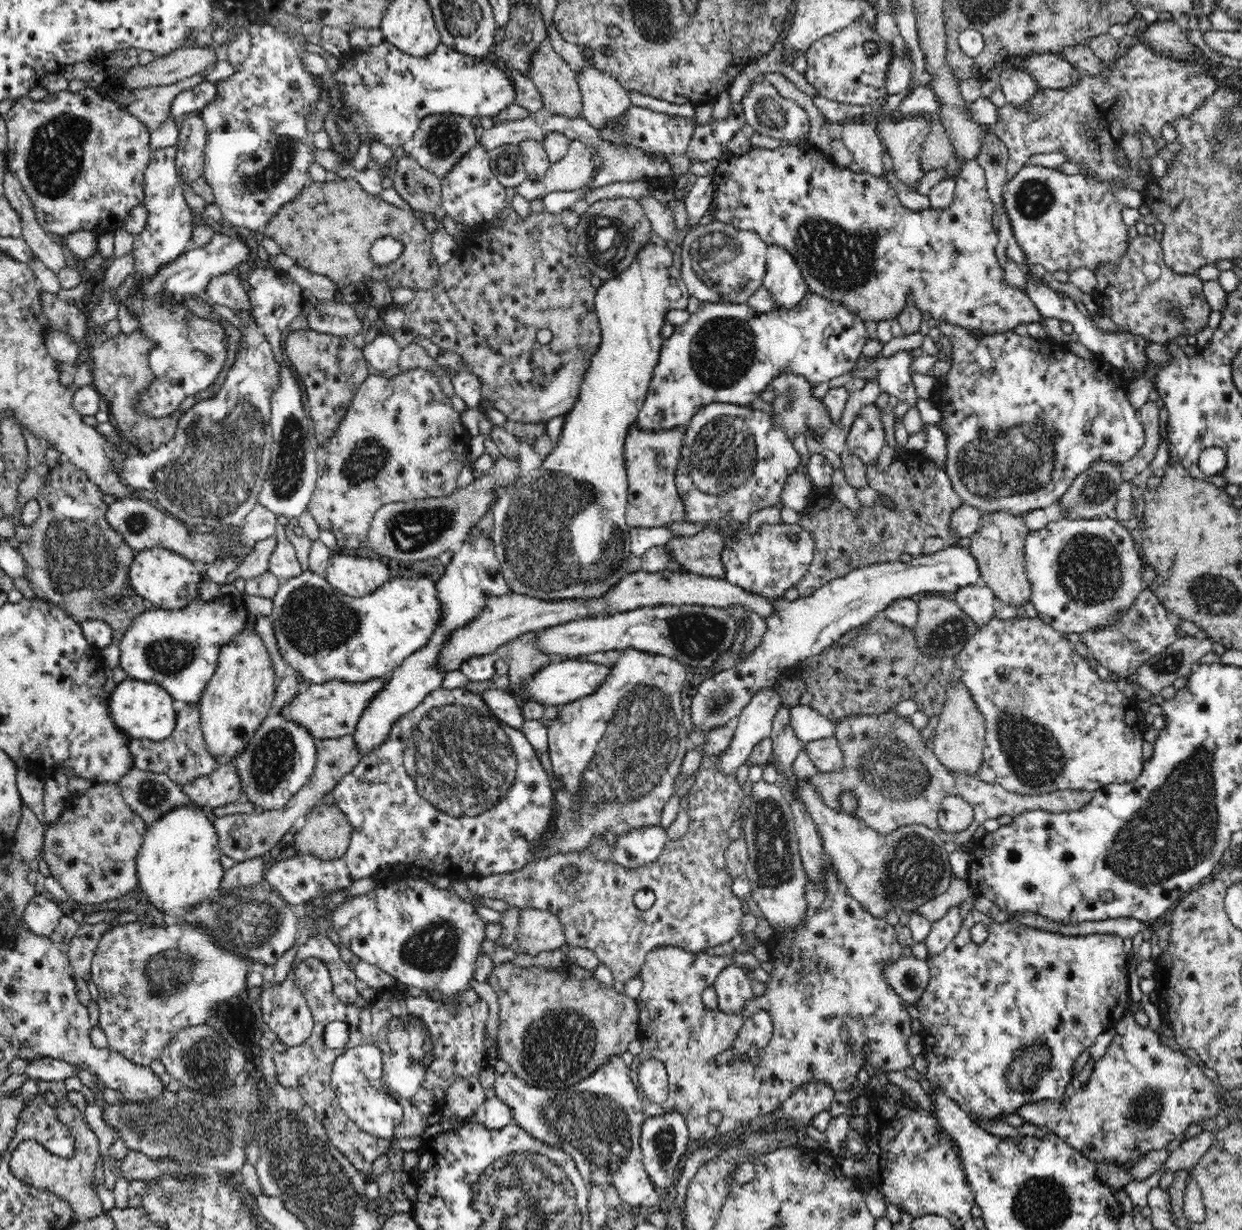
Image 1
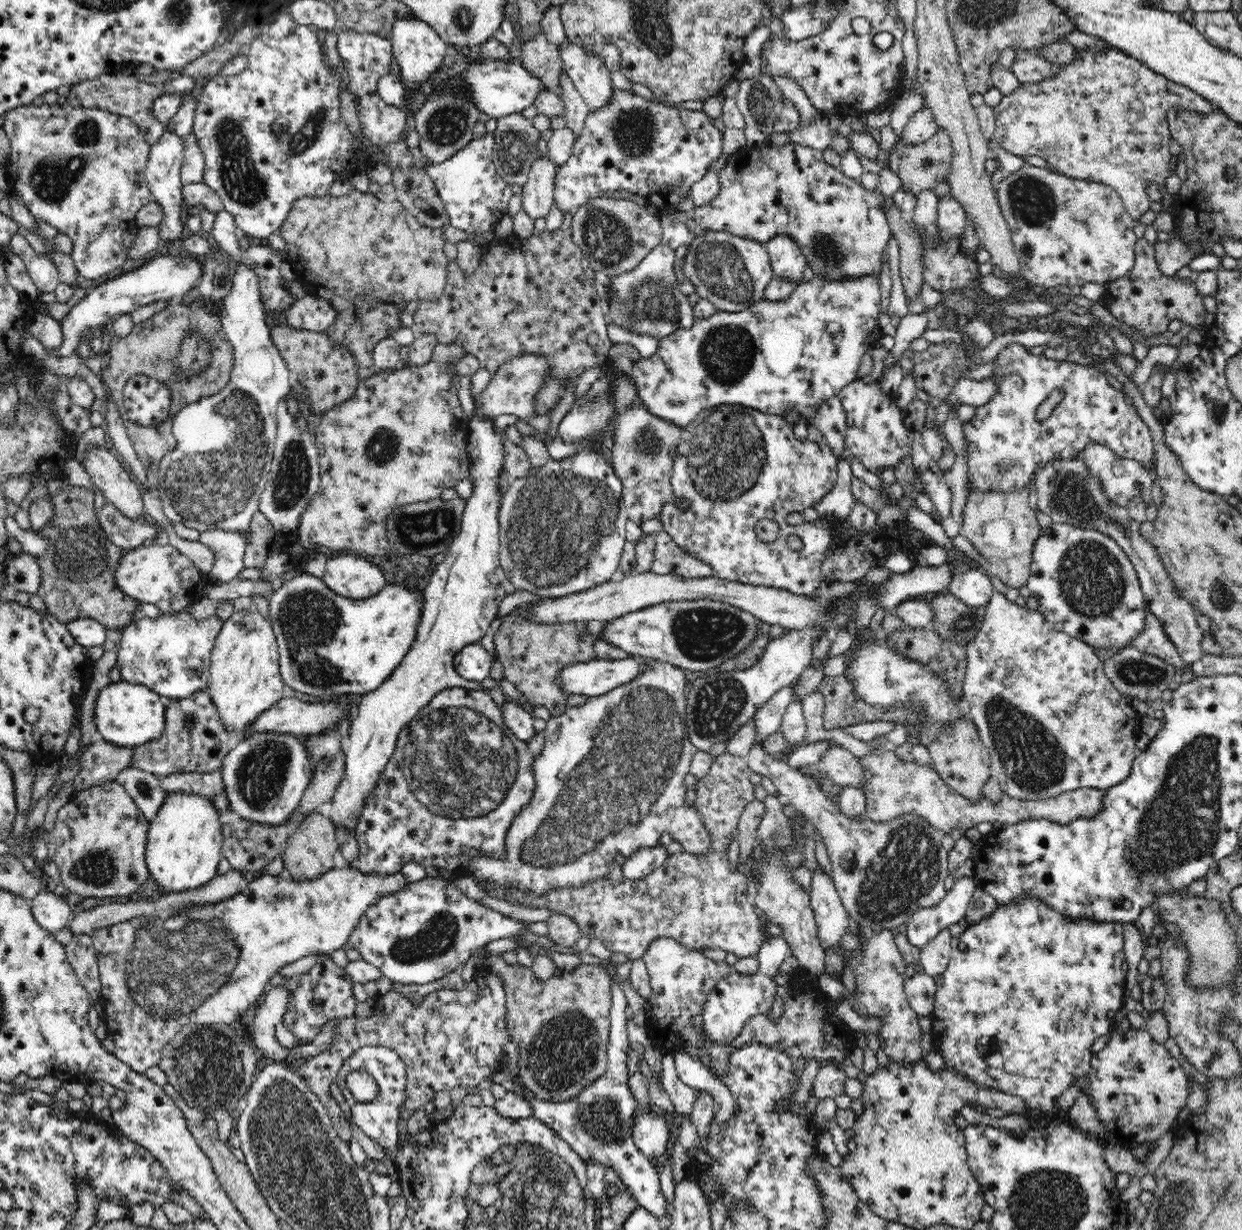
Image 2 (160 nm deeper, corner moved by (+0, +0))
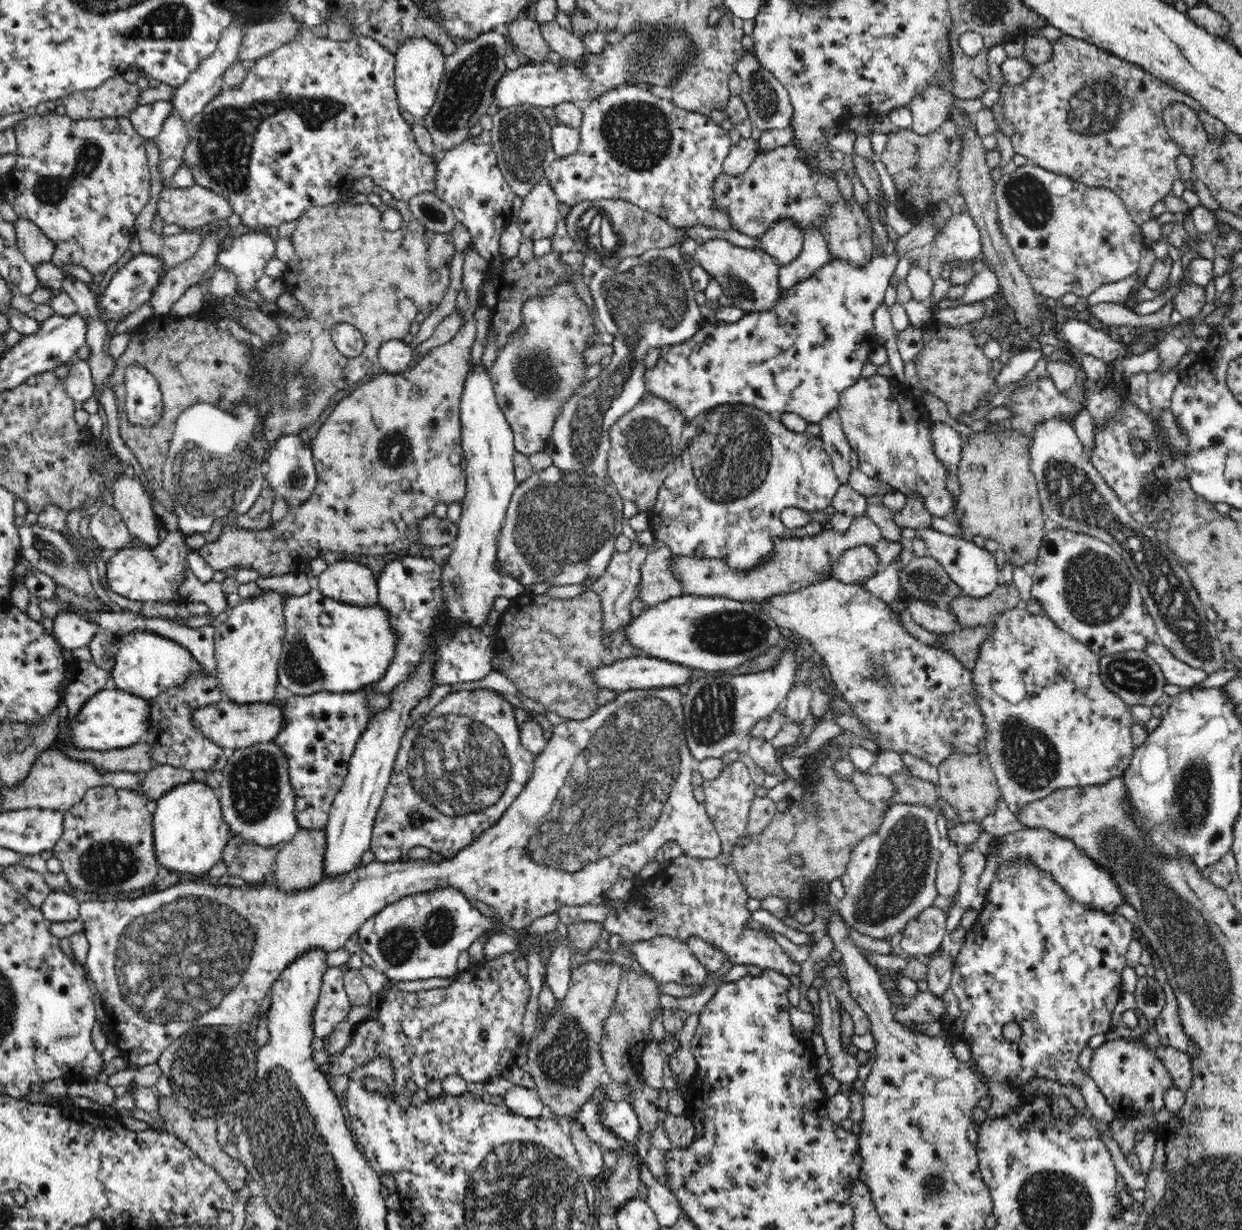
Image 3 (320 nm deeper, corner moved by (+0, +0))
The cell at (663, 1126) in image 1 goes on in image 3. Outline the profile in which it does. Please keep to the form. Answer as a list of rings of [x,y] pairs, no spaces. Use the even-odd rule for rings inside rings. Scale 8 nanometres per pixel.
[[[610,1101],[605,1104],[605,1115],[601,1120],[606,1120],[606,1129],[633,1144],[641,1136],[641,1121],[628,1102]]]

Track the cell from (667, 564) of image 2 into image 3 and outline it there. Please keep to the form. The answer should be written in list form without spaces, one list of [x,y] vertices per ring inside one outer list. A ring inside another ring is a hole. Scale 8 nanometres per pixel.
[[[666,546],[657,550],[652,548],[642,563],[642,580],[636,595],[643,600],[644,608],[683,594],[682,583],[670,569],[669,560],[672,556],[674,554]]]

